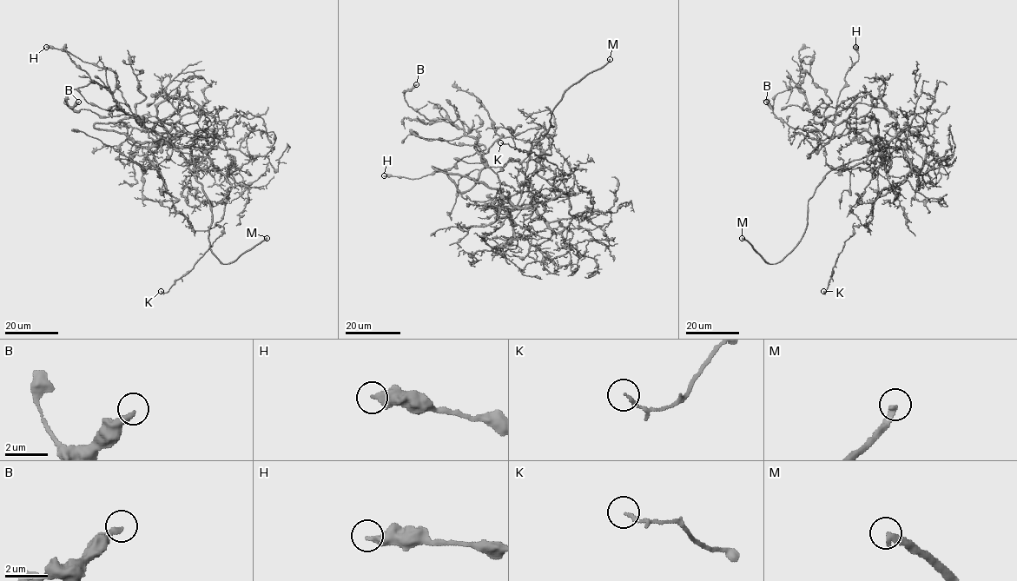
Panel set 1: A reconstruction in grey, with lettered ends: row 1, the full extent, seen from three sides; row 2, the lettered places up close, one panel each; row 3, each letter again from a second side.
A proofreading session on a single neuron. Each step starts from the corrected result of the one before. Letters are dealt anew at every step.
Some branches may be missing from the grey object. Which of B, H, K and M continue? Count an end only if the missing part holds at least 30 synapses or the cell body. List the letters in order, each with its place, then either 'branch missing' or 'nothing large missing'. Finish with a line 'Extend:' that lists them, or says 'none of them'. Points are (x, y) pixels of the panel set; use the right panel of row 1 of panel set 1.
B: place (766, 102); nothing large missing
H: place (855, 47); nothing large missing
K: place (823, 291); nothing large missing
M: place (742, 238); branch missing
Extend: M

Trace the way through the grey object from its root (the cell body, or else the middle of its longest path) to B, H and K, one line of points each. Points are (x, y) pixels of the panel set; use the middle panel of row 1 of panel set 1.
B: (505, 207), (461, 195), (486, 163), (474, 138), (446, 118), (426, 119), (408, 105), (404, 92), (416, 84)
H: (505, 207), (478, 205), (461, 195), (486, 165), (477, 152), (464, 156), (451, 168), (419, 178), (384, 175)
K: (505, 207), (533, 208), (556, 232), (571, 218), (569, 194), (558, 187), (565, 173), (533, 152), (500, 142)

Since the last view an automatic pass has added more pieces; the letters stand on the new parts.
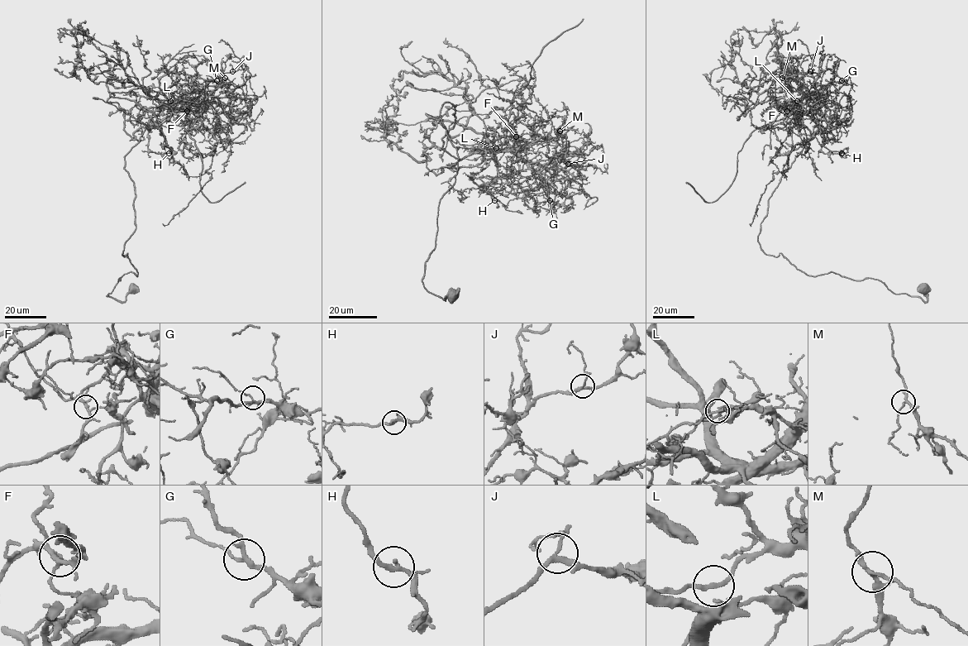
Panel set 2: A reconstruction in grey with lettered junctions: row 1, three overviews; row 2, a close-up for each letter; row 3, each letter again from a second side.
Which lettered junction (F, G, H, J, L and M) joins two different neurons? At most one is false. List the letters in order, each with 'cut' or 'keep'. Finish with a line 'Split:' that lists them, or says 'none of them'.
F: keep
G: keep
H: keep
J: keep
L: cut
M: keep
Split: L

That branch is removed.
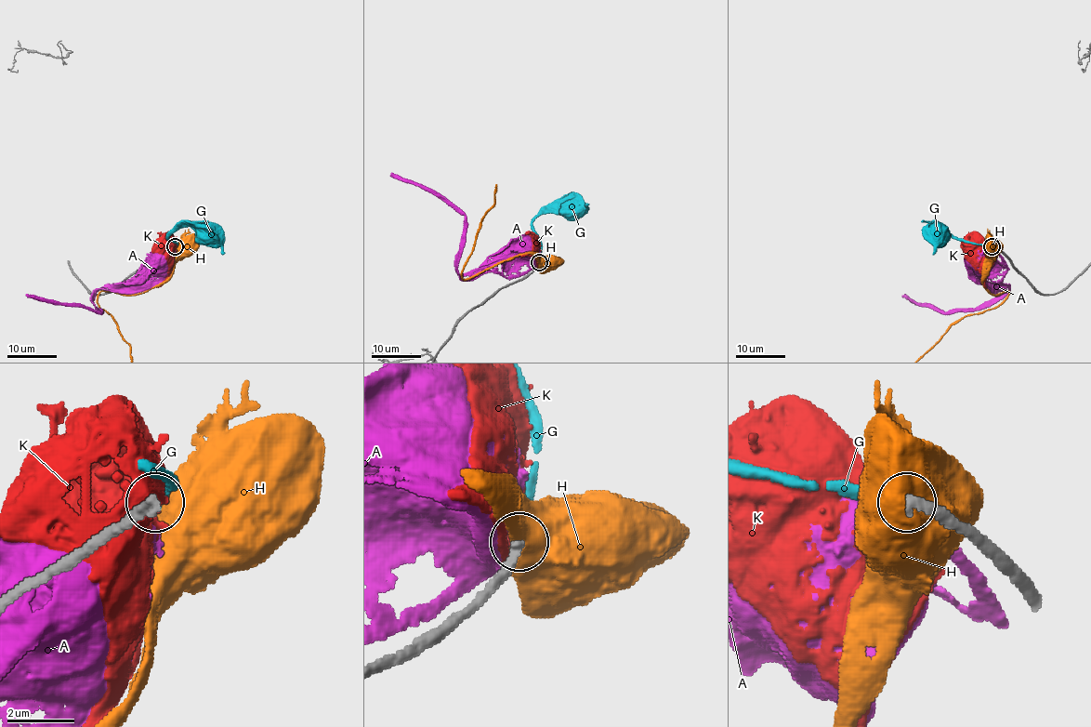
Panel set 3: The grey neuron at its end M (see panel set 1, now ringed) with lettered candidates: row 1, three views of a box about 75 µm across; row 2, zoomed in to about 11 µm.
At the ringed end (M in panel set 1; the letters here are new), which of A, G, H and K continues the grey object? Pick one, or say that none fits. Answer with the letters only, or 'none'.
G

